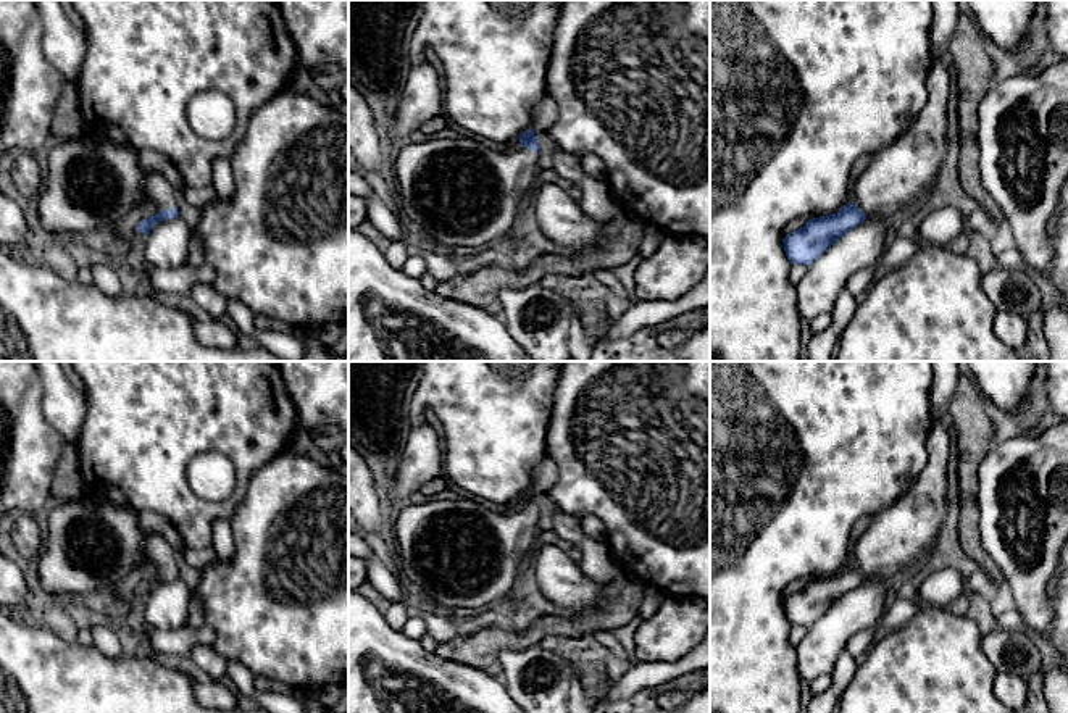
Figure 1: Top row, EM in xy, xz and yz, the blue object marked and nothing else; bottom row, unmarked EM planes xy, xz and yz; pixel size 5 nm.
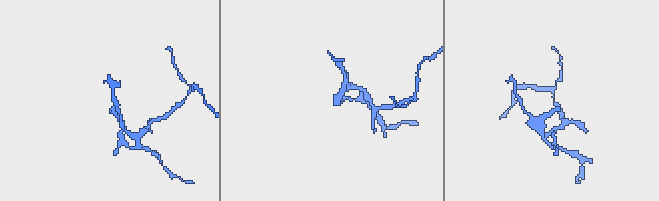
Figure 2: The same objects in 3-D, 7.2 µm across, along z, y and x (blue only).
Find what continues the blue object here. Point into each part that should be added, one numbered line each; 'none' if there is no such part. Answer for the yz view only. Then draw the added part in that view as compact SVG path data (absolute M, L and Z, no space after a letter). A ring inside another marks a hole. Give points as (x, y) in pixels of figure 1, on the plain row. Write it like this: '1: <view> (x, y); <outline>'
1: yz (901, 537); M934 421L926 439L928 460L910 489L887 510L871 516L866 532L855 547L855 566L866 579L897 582L913 571L932 552L947 508L947 471L950 455L950 437L947 423Z

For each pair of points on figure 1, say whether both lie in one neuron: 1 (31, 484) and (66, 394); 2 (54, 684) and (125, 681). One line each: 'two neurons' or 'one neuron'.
1: two neurons
2: one neuron

